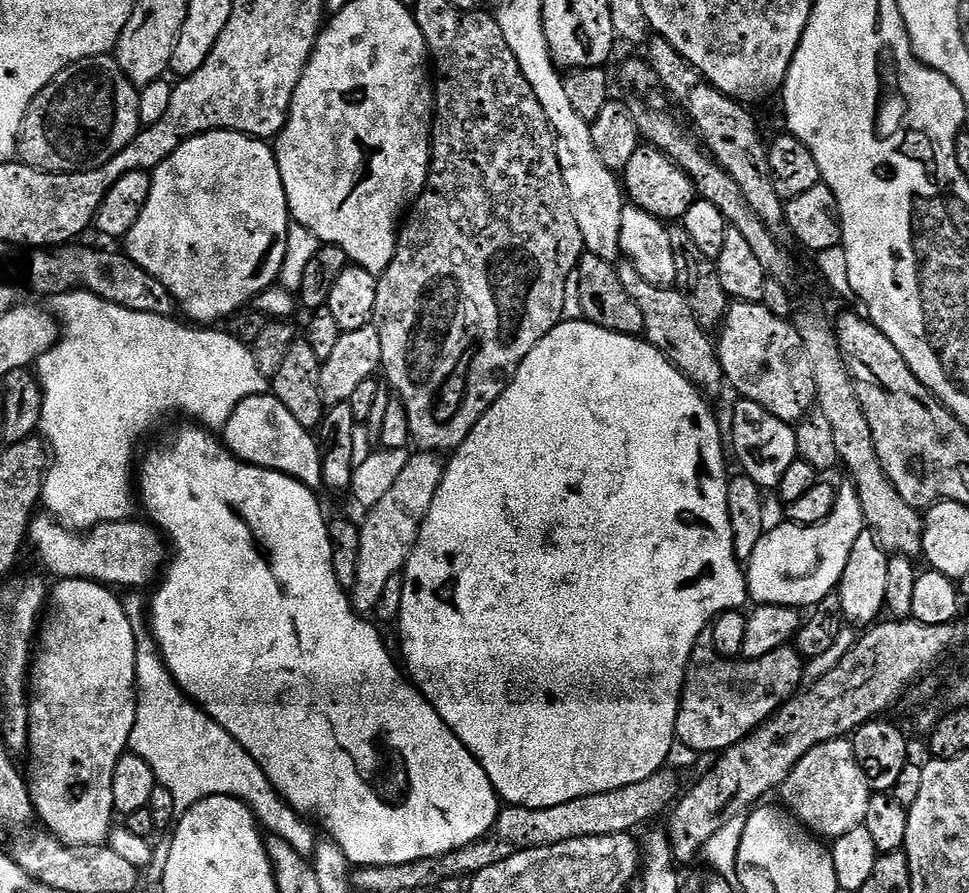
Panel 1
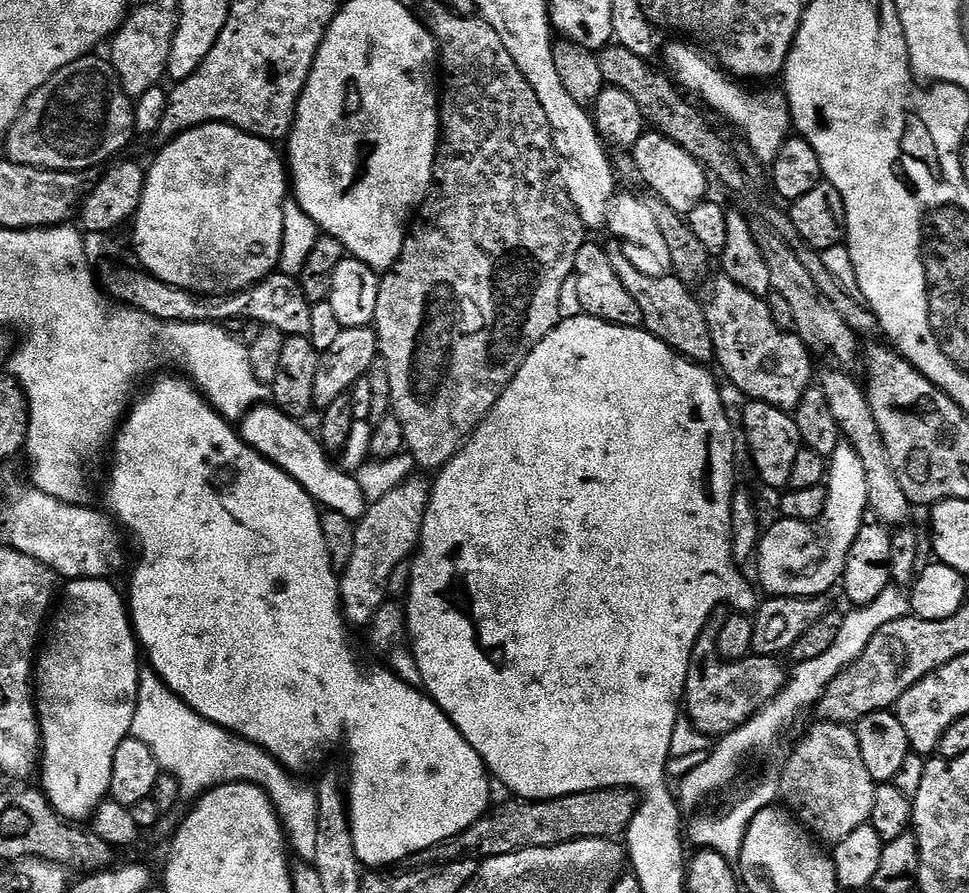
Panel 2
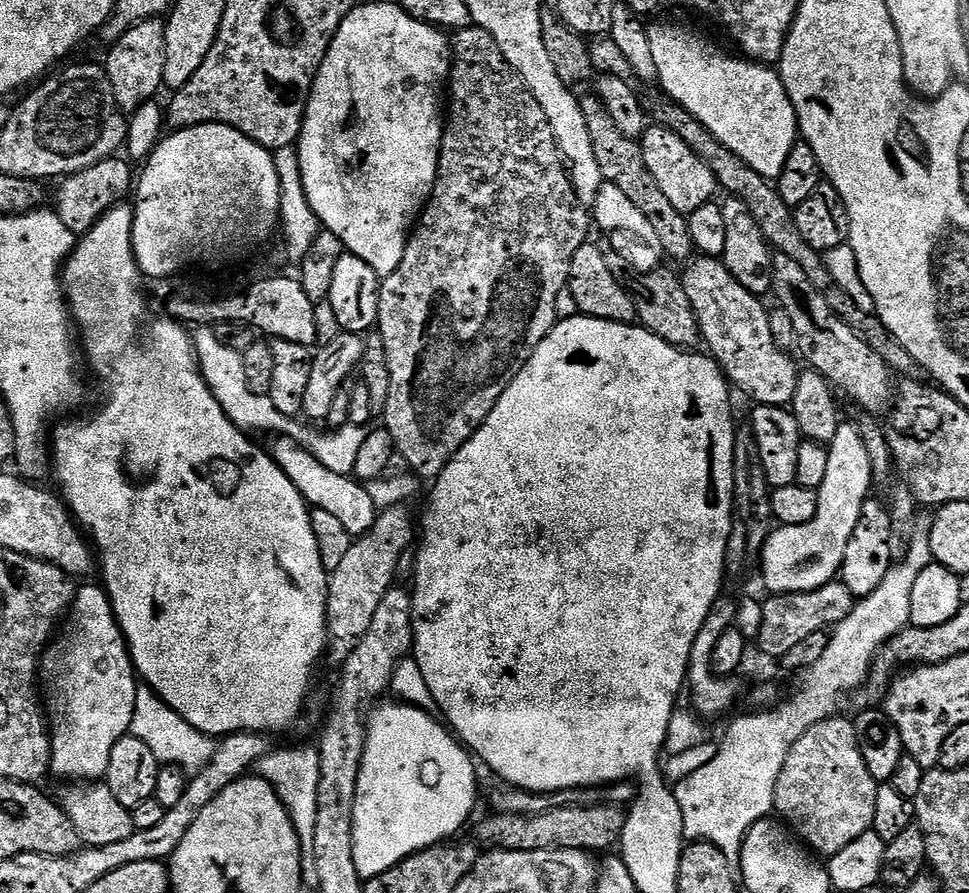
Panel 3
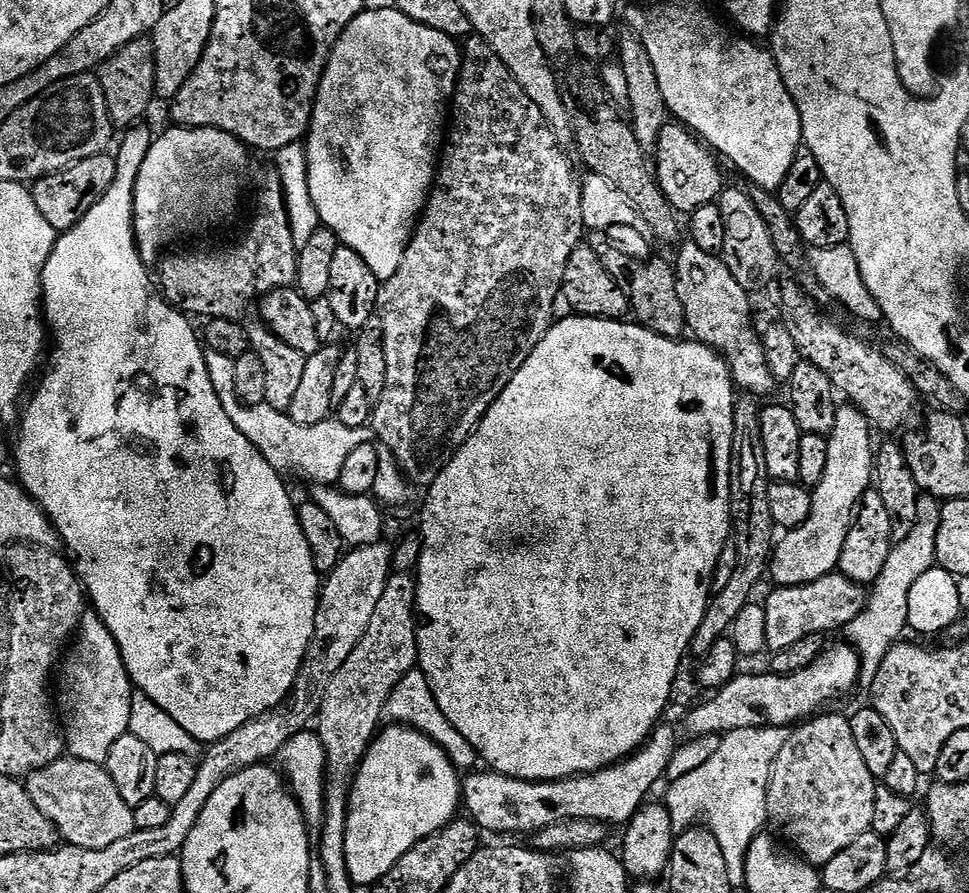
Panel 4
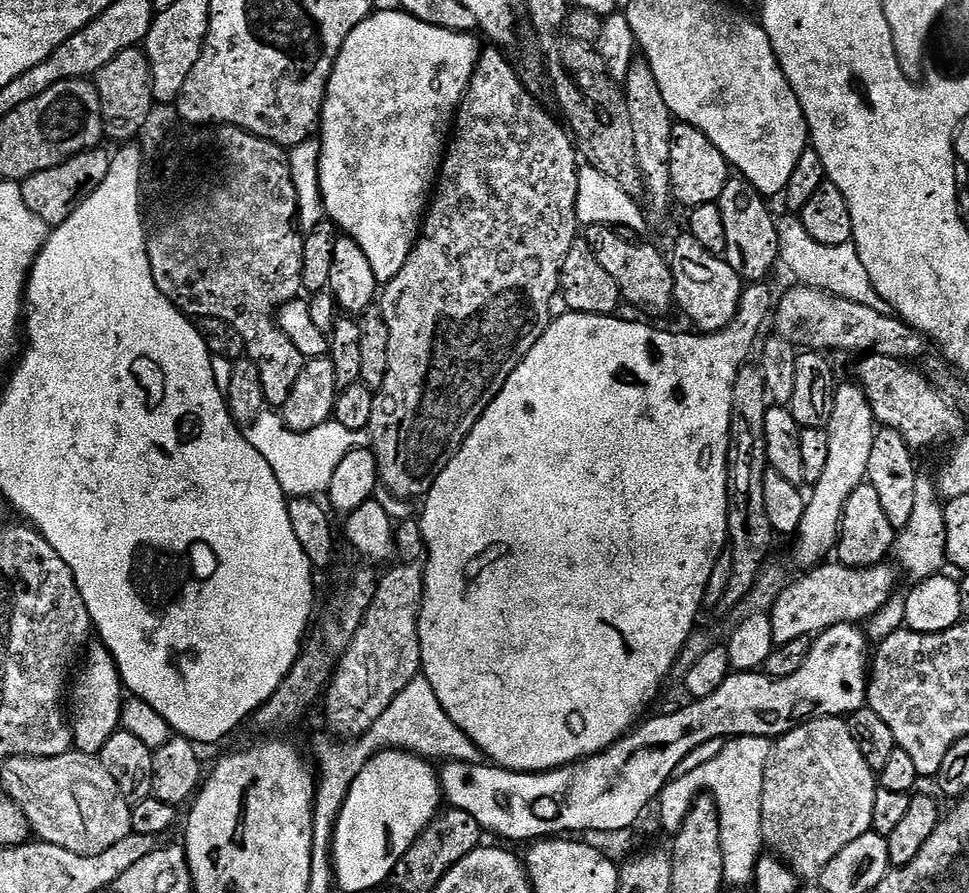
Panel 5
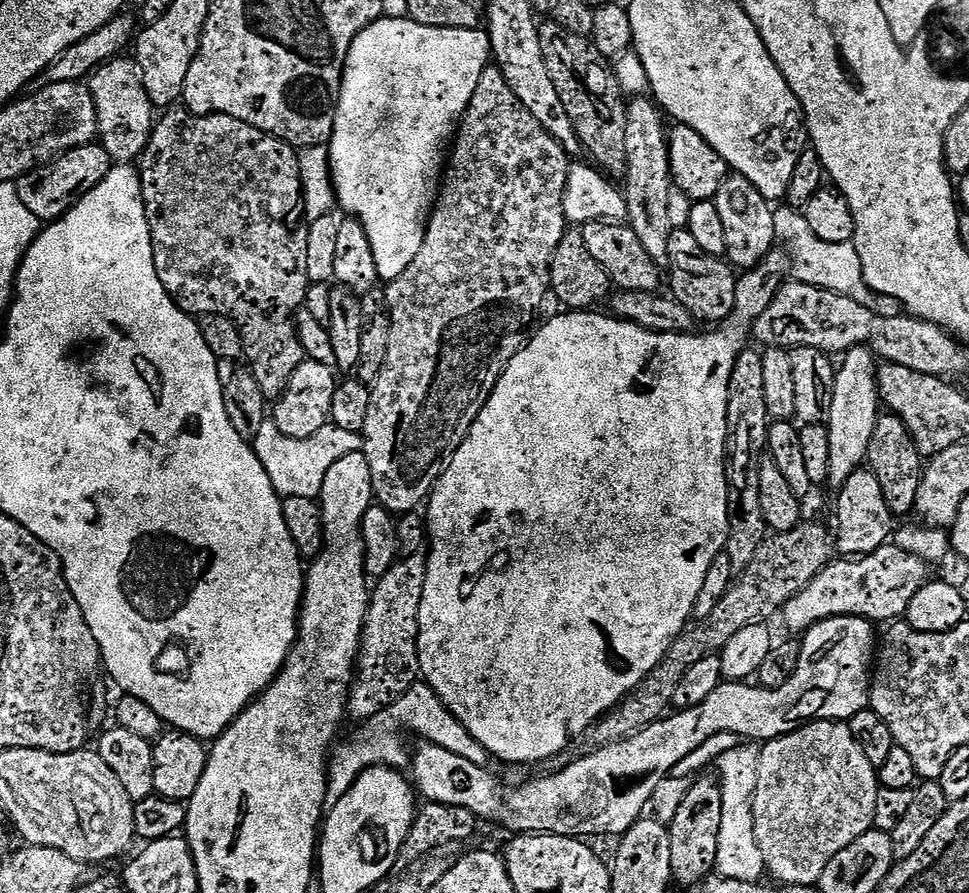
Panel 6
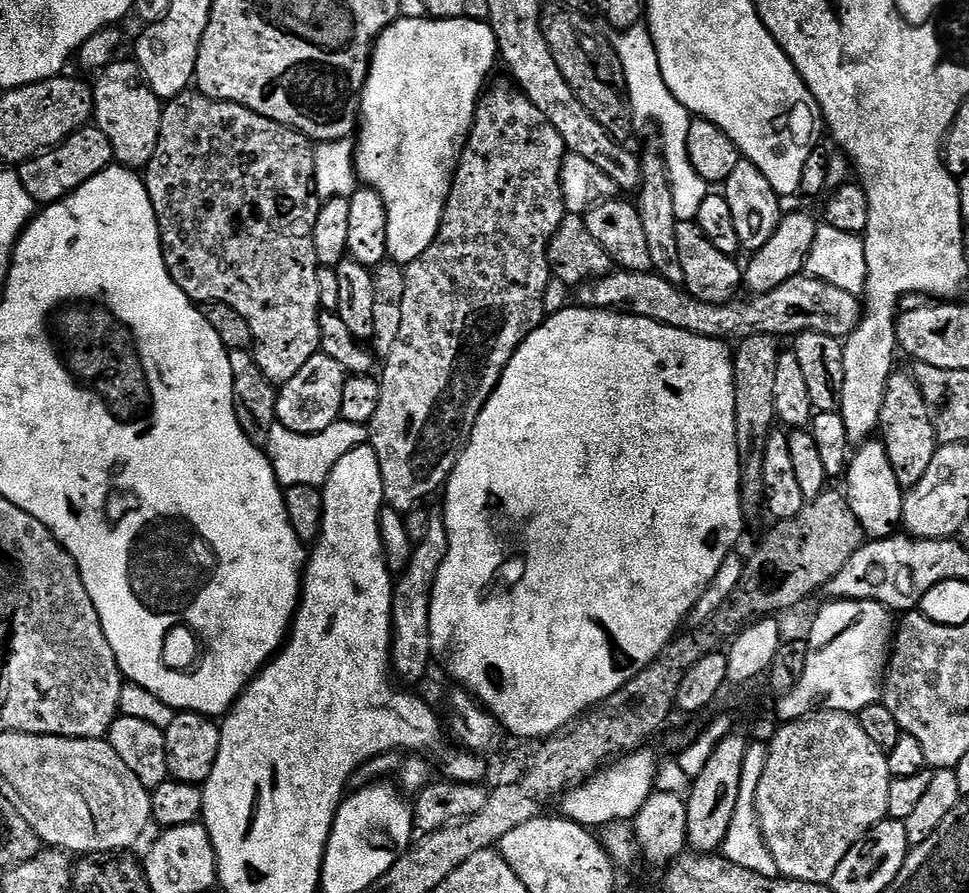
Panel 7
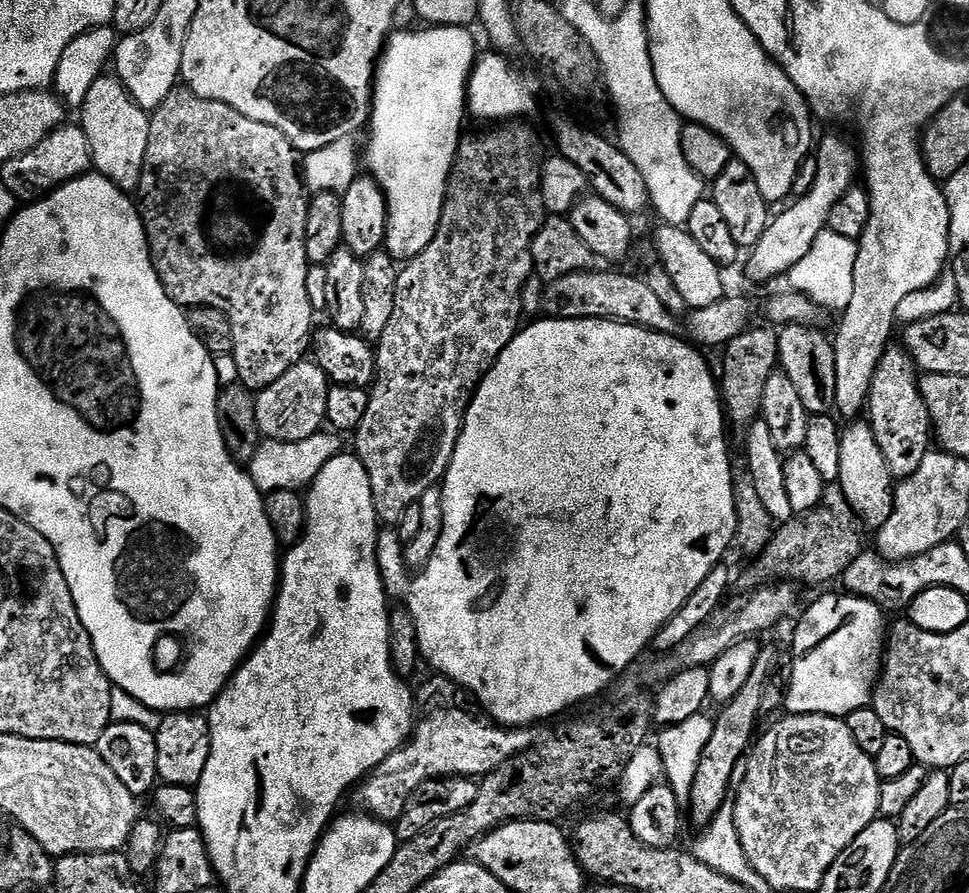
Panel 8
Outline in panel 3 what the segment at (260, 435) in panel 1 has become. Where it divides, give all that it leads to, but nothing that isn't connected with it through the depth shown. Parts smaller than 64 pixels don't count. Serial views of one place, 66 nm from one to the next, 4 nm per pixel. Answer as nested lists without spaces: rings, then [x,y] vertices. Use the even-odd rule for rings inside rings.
[[[286,435],[275,437],[276,439],[270,455],[275,463],[287,474],[287,477],[294,482],[294,486],[304,496],[304,500],[312,508],[318,508],[329,511],[336,515],[345,526],[348,533],[354,538],[368,532],[370,526],[376,521],[378,509],[376,508],[366,487],[353,477],[334,474],[332,470],[326,469],[308,449],[302,447],[296,440]]]

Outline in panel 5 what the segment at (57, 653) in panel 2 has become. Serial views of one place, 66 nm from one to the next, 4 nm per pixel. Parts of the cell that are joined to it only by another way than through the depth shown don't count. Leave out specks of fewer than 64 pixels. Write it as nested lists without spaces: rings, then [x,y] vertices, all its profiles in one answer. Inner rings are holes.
[[[93,643],[87,649],[83,664],[84,669],[77,676],[75,673],[74,683],[70,688],[70,716],[72,719],[70,727],[75,751],[94,756],[99,754],[102,746],[106,746],[106,742],[110,742],[112,735],[121,727],[126,689],[124,681],[120,679],[120,671],[116,669],[114,658],[103,644]]]

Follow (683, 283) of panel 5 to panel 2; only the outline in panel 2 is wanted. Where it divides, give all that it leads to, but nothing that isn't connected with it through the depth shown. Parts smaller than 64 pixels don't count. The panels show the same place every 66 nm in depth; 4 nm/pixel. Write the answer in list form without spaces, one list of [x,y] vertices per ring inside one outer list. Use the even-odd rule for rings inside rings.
[[[720,274],[708,292],[708,304],[703,305],[704,317],[710,330],[712,351],[715,363],[720,363],[728,380],[740,392],[745,392],[748,400],[761,400],[775,408],[794,410],[802,394],[810,387],[808,380],[809,349],[799,336],[791,331],[779,328],[772,317],[772,309],[767,299],[742,290],[729,276]]]

